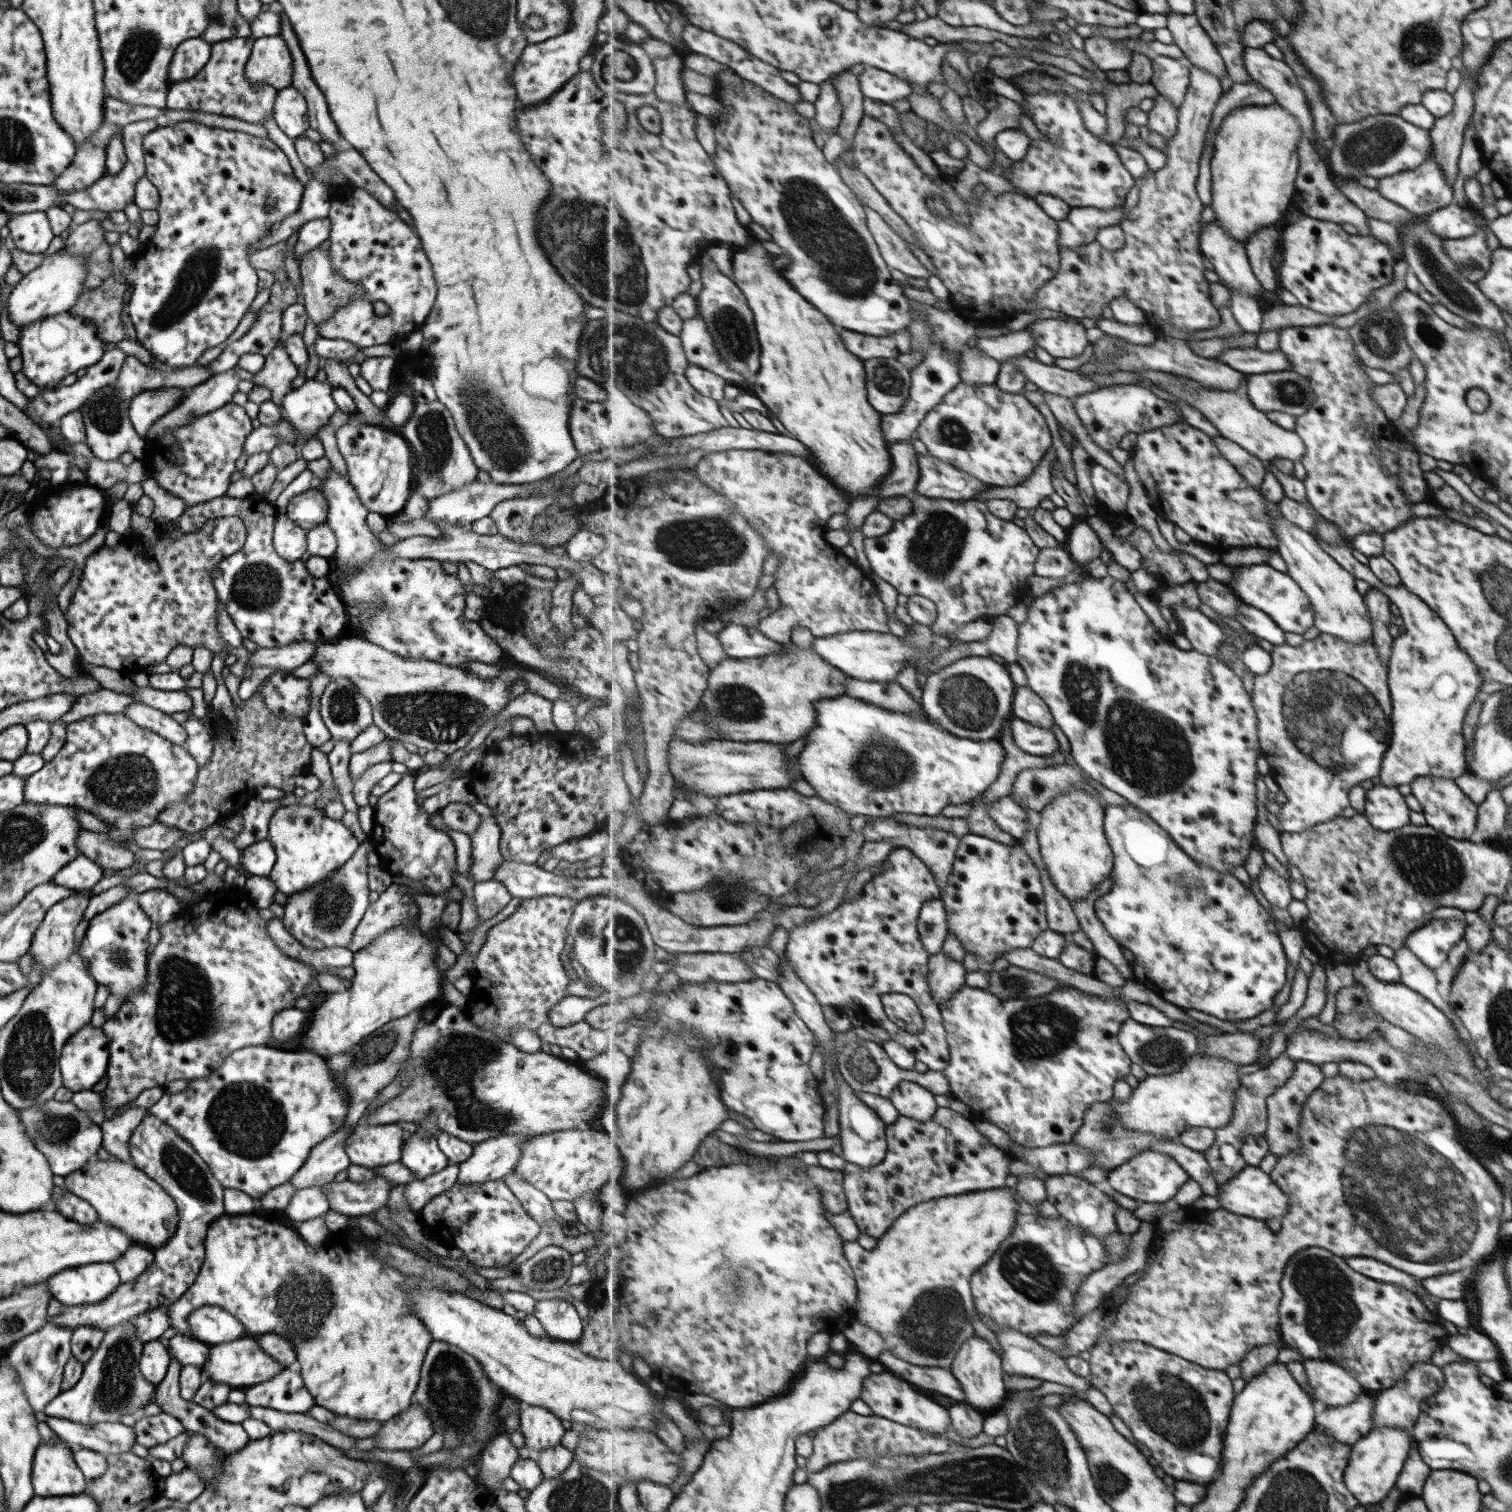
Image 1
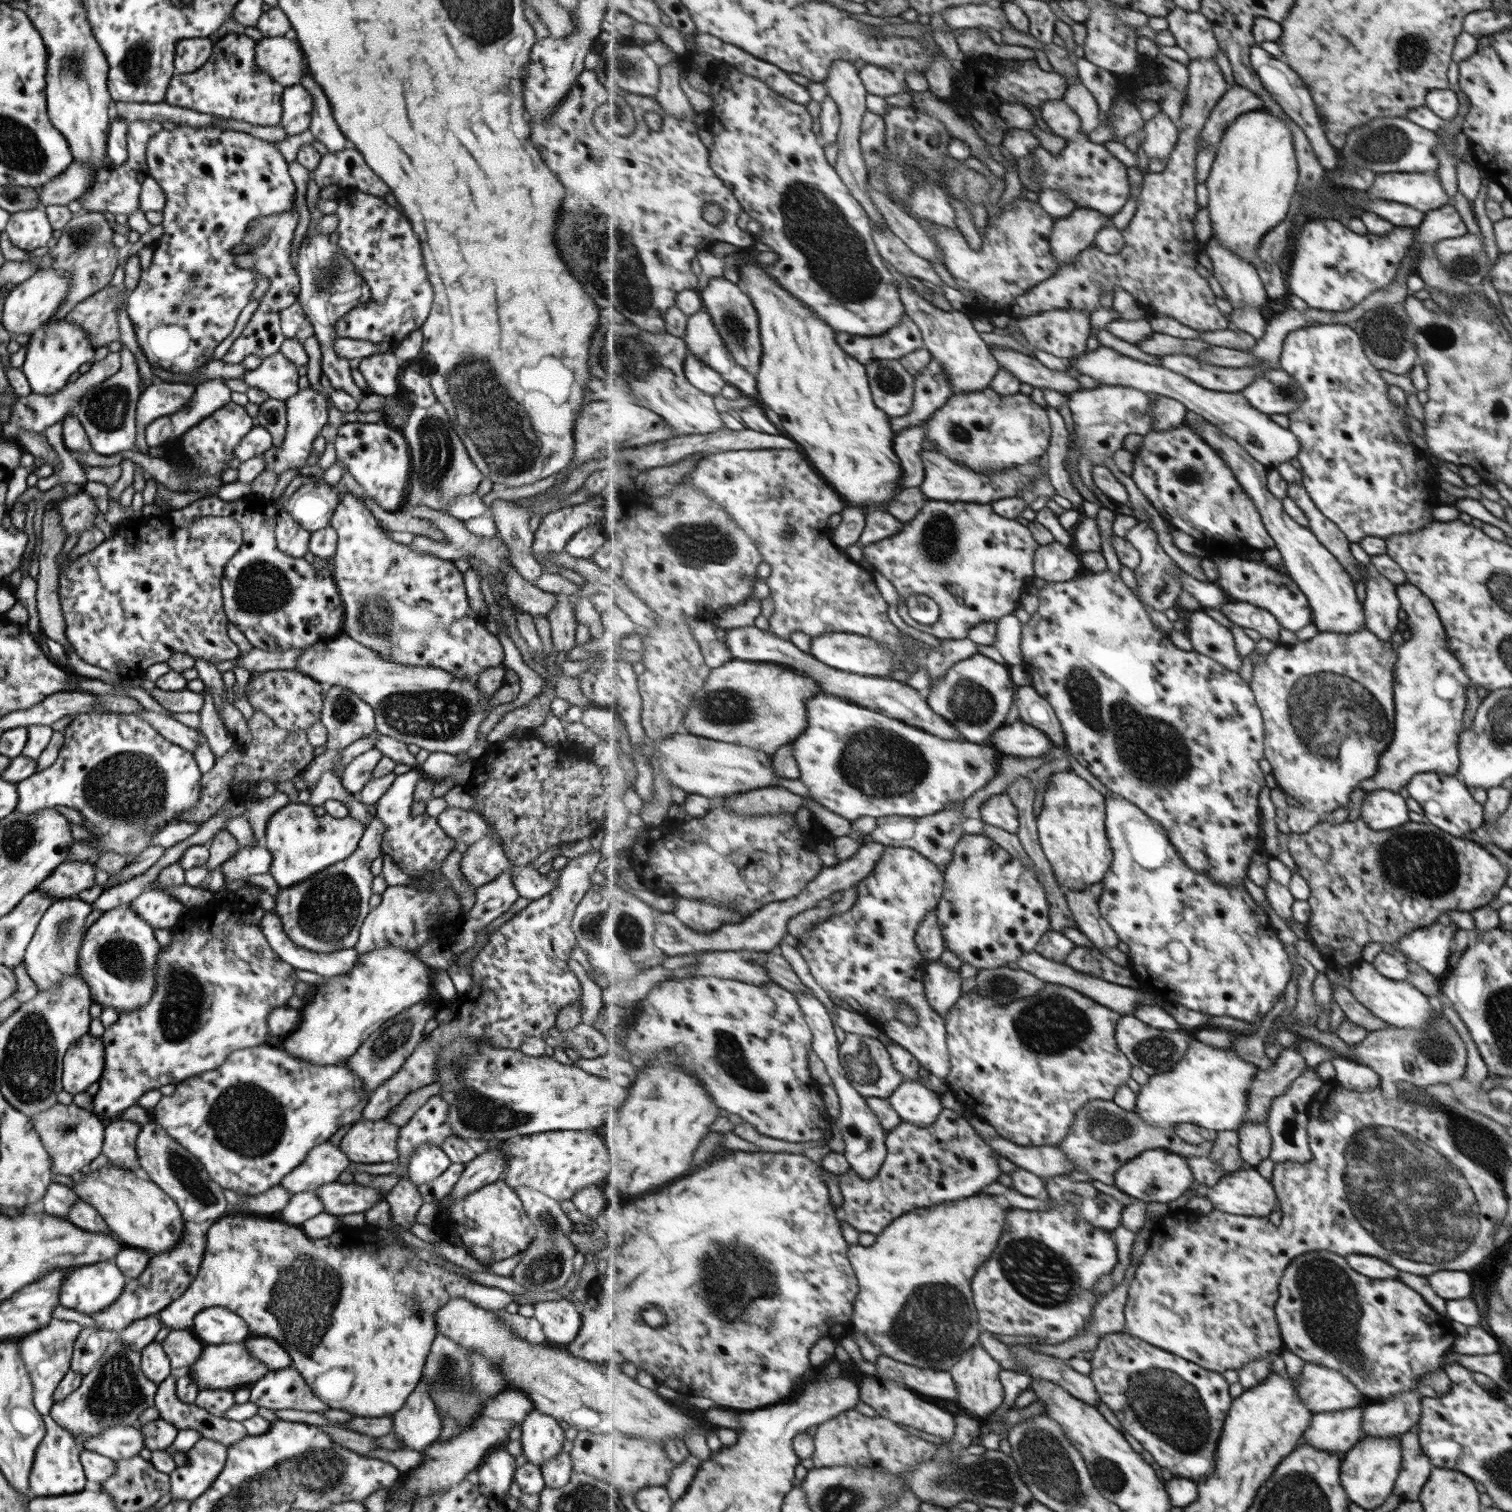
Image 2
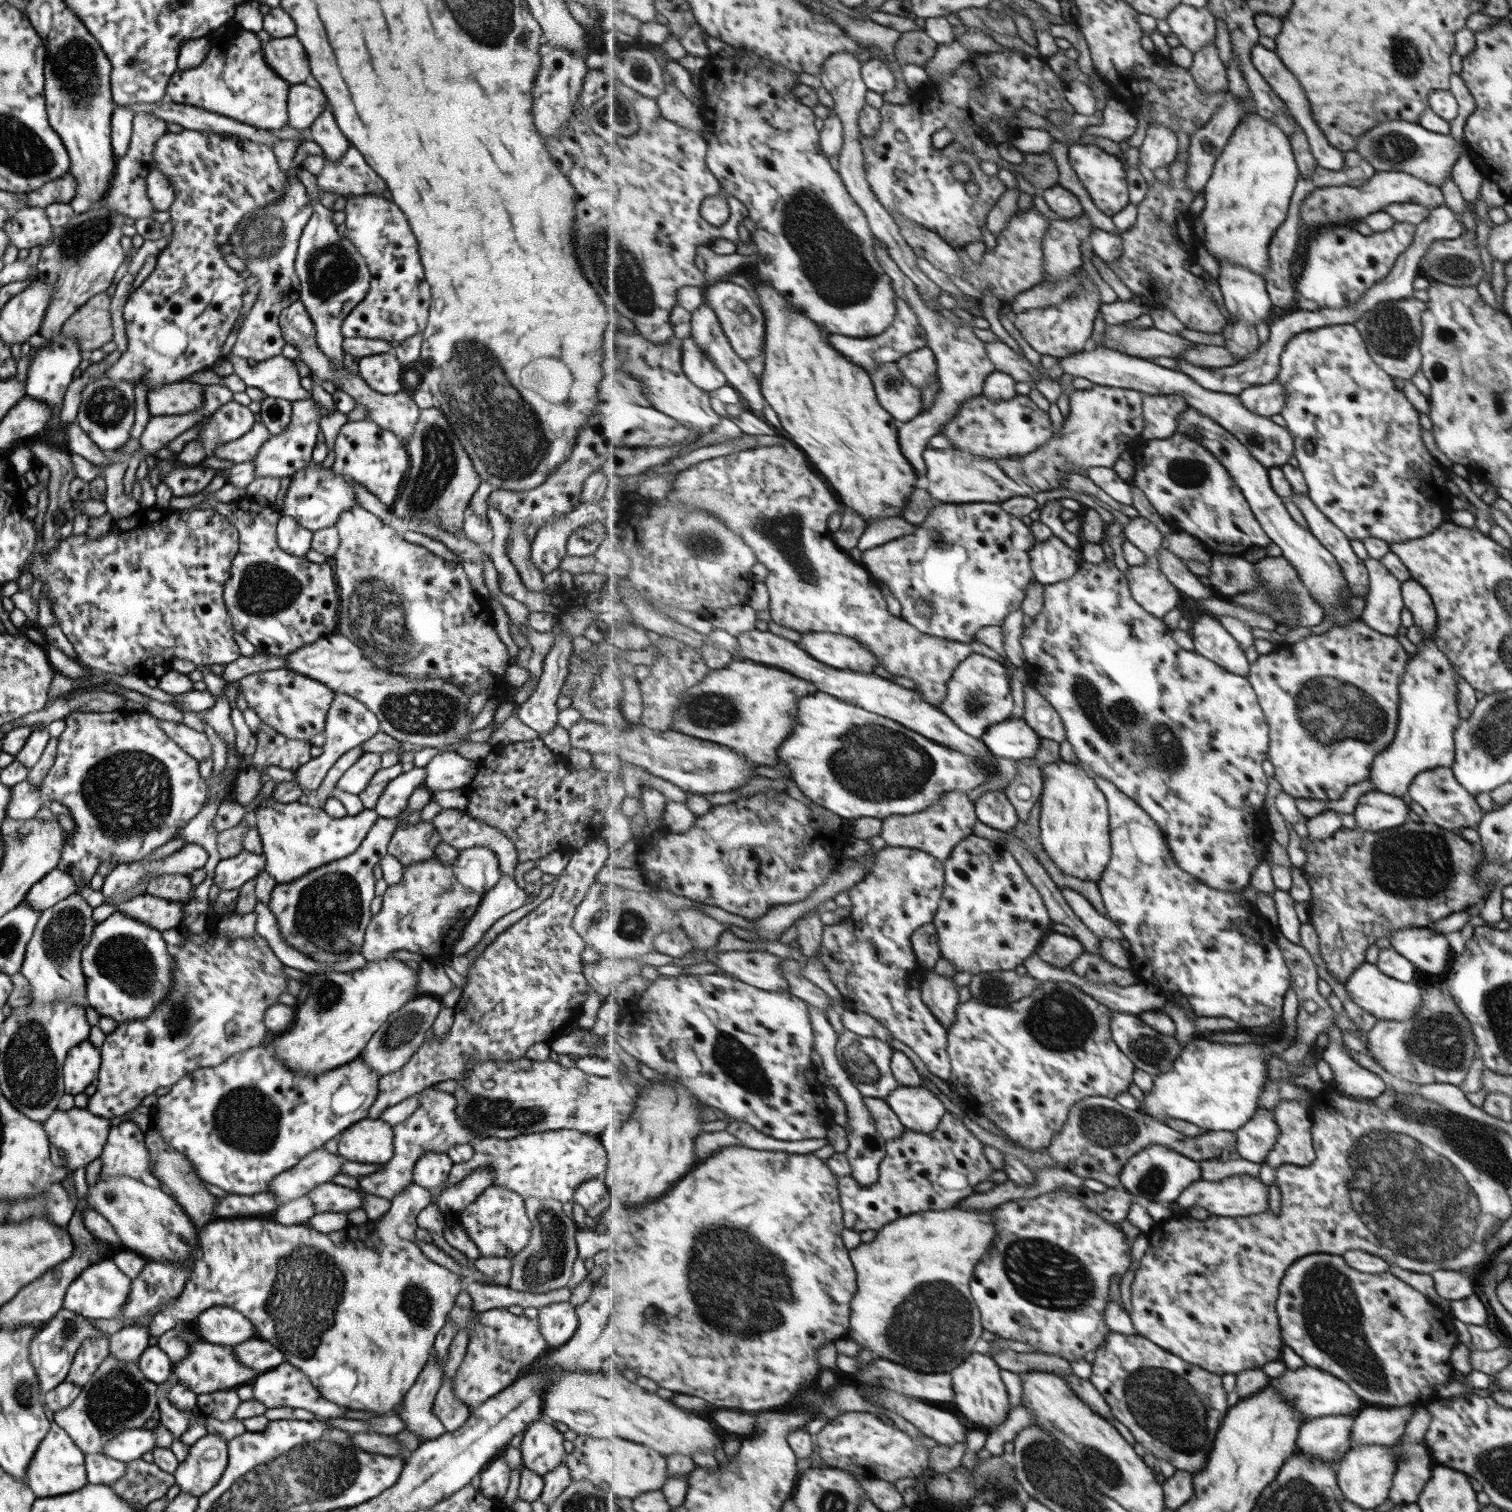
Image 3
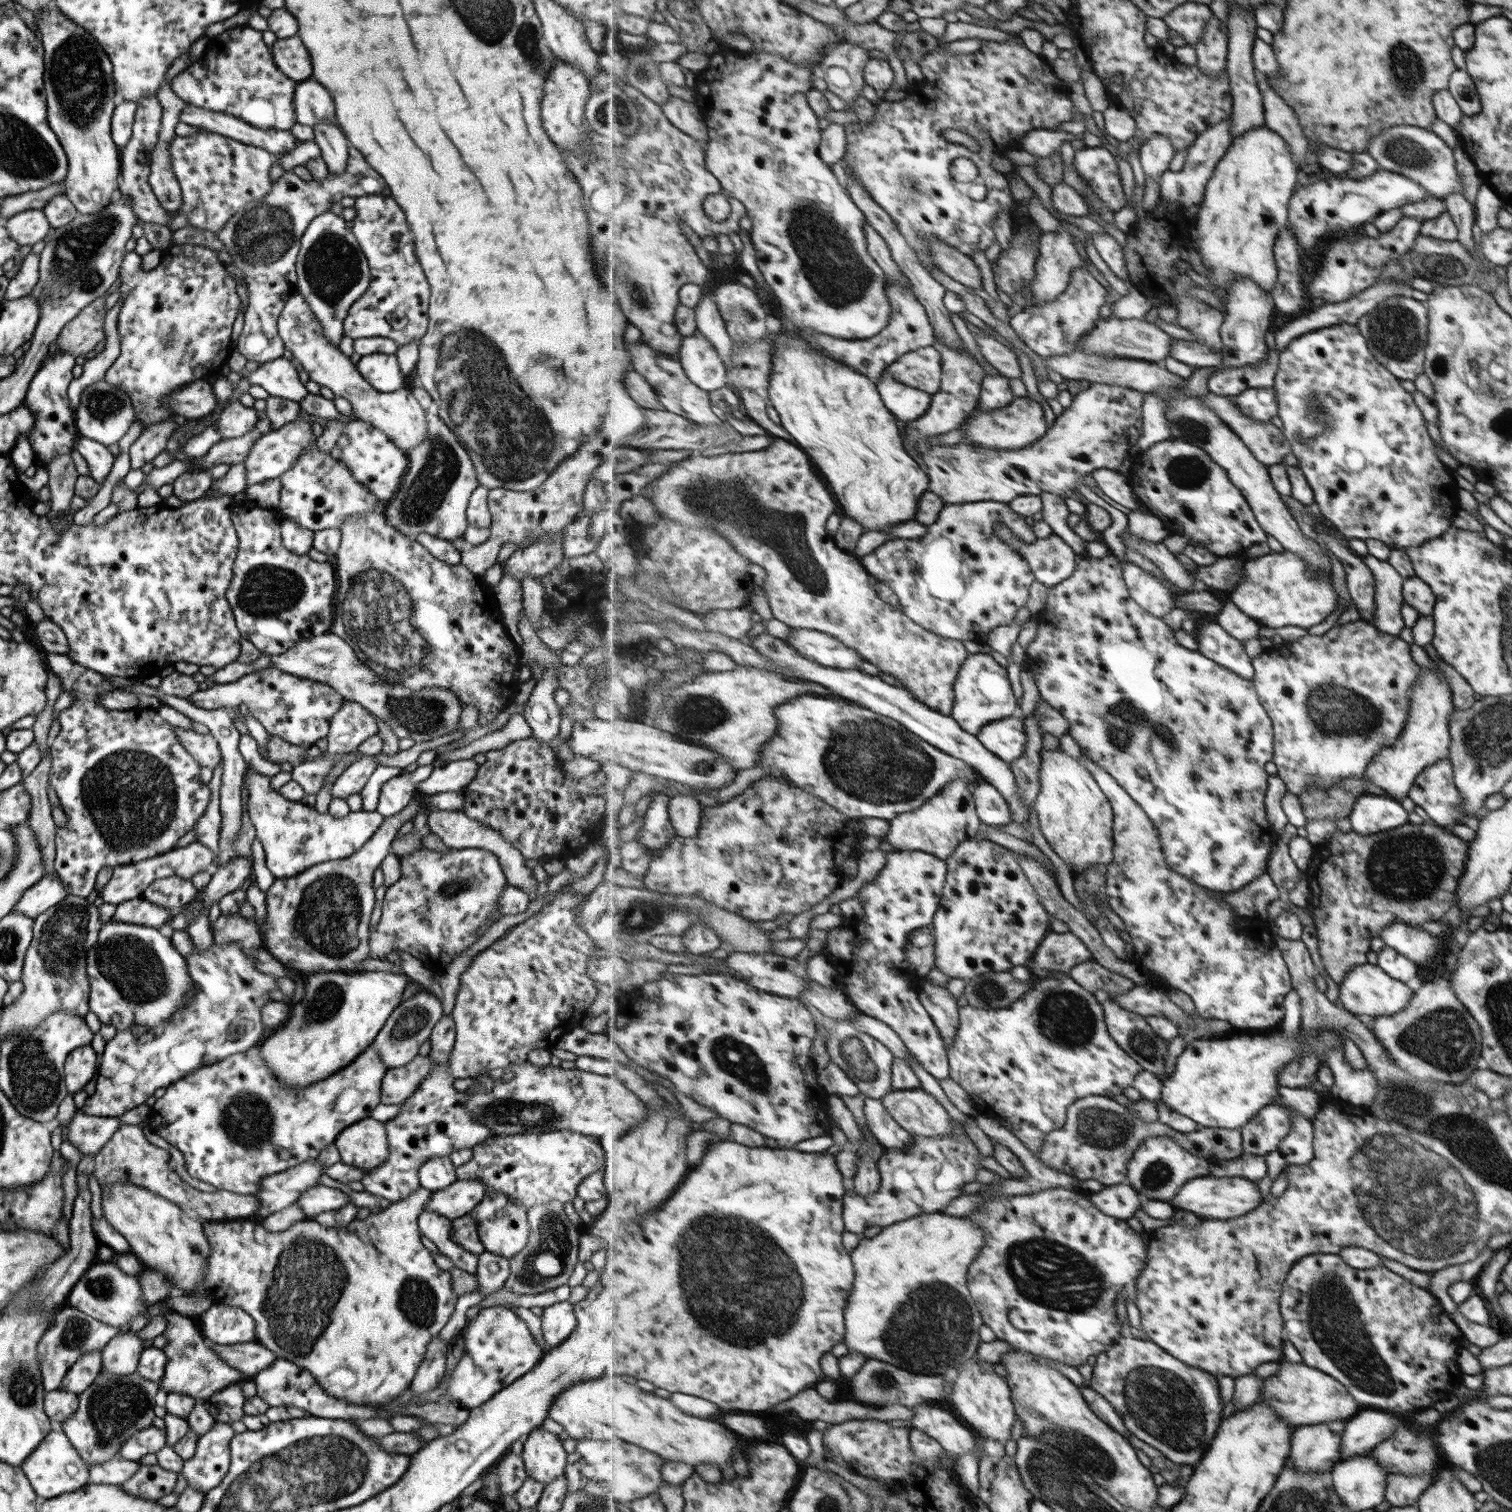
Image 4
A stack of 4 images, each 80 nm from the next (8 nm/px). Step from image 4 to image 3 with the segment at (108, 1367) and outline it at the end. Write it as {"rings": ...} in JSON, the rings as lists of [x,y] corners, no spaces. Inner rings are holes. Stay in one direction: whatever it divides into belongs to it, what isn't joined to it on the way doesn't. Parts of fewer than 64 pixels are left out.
{"rings":[[[127,1325],[108,1335],[108,1354],[121,1363],[135,1363],[149,1346],[148,1325]]]}

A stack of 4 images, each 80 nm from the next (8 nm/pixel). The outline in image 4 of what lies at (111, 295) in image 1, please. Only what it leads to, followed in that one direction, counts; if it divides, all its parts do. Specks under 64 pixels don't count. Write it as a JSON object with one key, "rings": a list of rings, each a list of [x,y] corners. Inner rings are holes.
{"rings":[[[98,296],[82,308],[56,336],[56,348],[71,356],[85,355],[105,338],[105,297]]]}

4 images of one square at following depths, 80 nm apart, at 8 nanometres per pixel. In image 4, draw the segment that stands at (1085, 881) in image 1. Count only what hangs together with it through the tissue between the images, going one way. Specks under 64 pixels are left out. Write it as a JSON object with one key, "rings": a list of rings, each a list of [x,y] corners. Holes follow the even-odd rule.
{"rings":[[[1059,747],[1042,750],[1041,790],[1034,802],[1040,830],[1046,840],[1078,874],[1091,865],[1109,865],[1114,861],[1114,807],[1094,774],[1078,758],[1068,756]]]}

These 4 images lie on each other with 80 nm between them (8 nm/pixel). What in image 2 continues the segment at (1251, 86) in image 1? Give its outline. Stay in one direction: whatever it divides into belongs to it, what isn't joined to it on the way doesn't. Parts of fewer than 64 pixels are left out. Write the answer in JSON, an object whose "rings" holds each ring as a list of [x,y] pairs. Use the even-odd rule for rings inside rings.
{"rings":[[[1234,84],[1229,87],[1222,100],[1215,105],[1211,116],[1207,119],[1205,128],[1200,134],[1201,148],[1198,152],[1198,161],[1196,162],[1196,168],[1198,169],[1196,177],[1199,183],[1205,183],[1209,178],[1218,150],[1220,149],[1221,141],[1223,140],[1223,135],[1226,133],[1229,125],[1242,114],[1261,109],[1263,103],[1264,100],[1258,94],[1255,94],[1252,90],[1245,88],[1243,85]]]}

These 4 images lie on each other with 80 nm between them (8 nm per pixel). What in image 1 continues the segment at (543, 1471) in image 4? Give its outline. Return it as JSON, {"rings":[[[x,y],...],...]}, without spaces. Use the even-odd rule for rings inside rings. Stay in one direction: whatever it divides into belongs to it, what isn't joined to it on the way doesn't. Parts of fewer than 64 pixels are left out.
{"rings":[[[526,1405],[518,1414],[519,1431],[532,1456],[544,1448],[559,1444],[564,1434],[561,1422],[552,1412],[539,1406]]]}

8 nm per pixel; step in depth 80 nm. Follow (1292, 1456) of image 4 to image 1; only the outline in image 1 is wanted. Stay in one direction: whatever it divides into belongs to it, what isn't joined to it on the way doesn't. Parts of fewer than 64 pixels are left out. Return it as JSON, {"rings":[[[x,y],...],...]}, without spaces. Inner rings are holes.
{"rings":[[[1363,1392],[1345,1406],[1328,1407],[1315,1417],[1314,1429],[1337,1442],[1353,1445],[1373,1427],[1373,1393]]]}

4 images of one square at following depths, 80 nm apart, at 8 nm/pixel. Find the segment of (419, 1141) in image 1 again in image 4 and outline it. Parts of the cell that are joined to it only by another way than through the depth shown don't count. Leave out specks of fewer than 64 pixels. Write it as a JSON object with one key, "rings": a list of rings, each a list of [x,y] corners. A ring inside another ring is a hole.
{"rings":[[[433,1157],[418,1168],[421,1188],[430,1192],[441,1190],[456,1181],[453,1163],[448,1157]]]}

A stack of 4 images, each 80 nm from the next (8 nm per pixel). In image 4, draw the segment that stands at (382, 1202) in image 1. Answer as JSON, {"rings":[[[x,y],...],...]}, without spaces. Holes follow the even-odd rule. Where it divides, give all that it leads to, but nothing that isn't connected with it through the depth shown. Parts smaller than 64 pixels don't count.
{"rings":[[[315,1185],[303,1190],[294,1202],[300,1206],[305,1216],[313,1218],[319,1213],[338,1209],[343,1204],[350,1203],[350,1200],[336,1188]]]}

